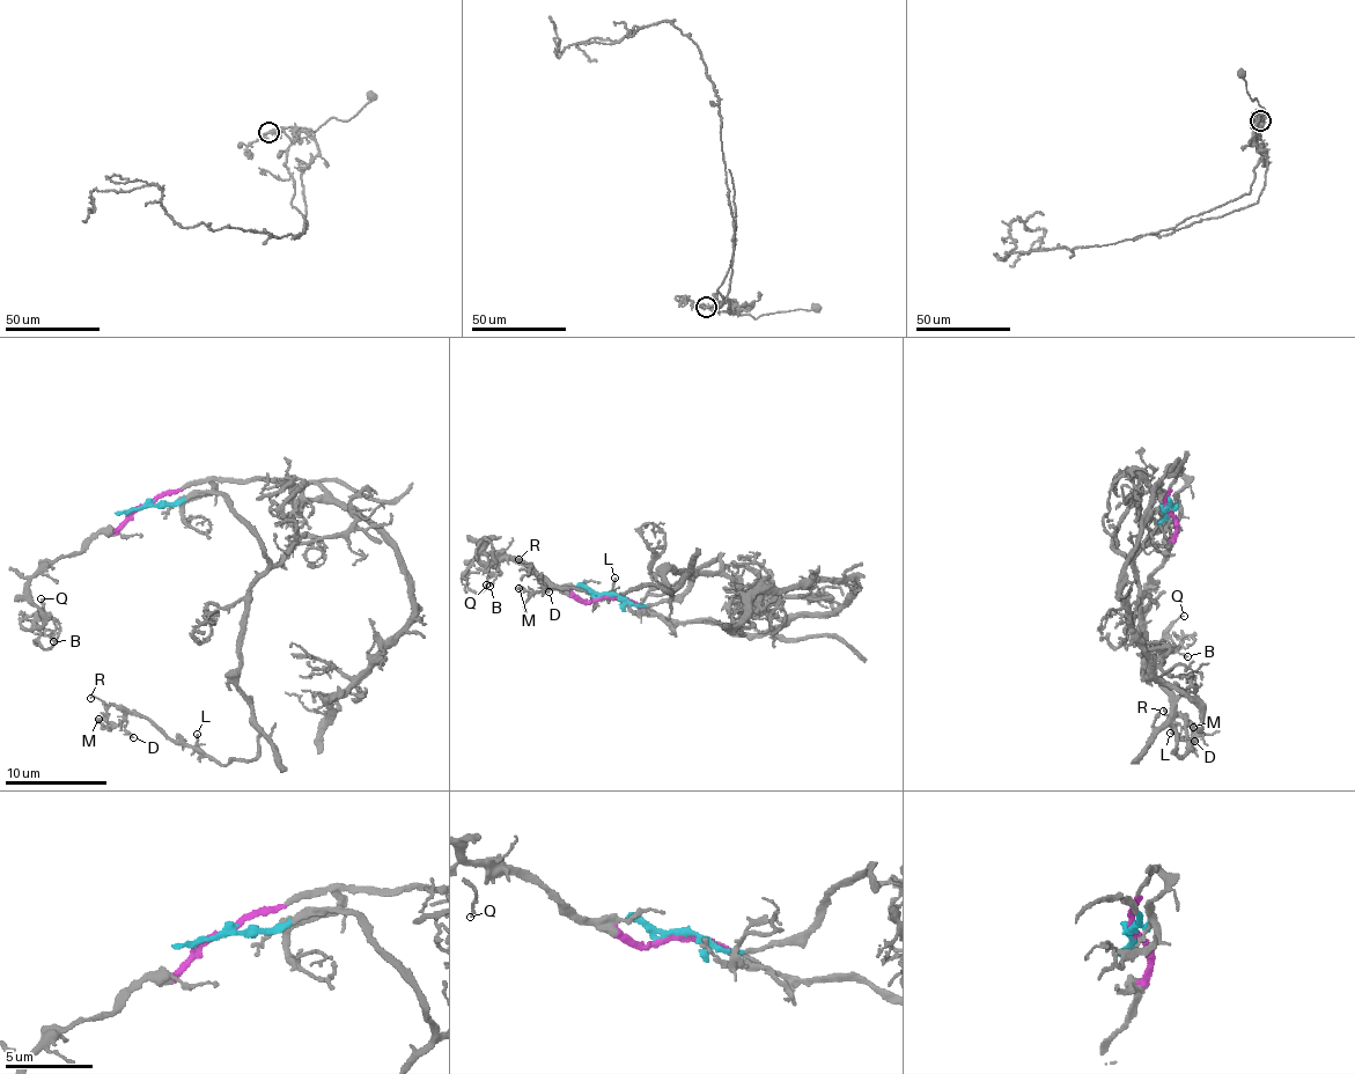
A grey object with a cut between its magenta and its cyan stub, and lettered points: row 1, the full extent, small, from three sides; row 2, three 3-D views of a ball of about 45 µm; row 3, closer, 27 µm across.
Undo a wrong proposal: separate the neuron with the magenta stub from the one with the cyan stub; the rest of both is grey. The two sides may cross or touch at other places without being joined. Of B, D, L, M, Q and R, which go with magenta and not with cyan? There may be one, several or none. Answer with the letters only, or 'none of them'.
B, Q

